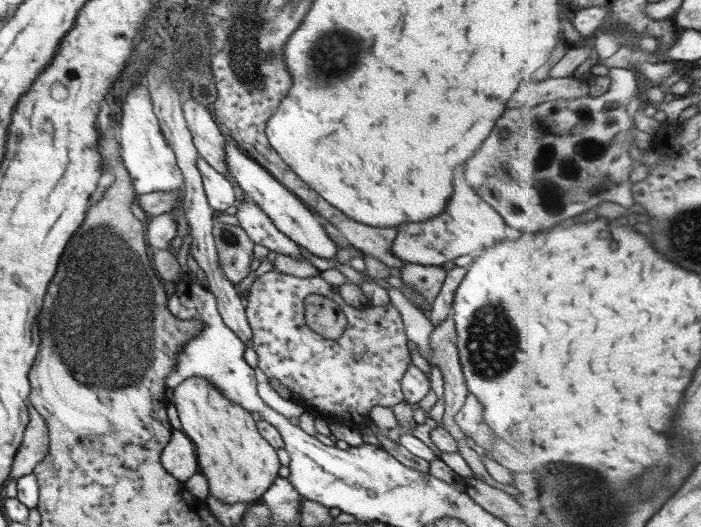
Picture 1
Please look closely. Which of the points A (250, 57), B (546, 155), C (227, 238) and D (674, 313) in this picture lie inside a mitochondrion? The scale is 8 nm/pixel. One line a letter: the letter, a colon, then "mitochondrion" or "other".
A: mitochondrion
B: other
C: mitochondrion
D: other

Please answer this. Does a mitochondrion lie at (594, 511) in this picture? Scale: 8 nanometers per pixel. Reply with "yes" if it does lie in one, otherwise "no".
yes

